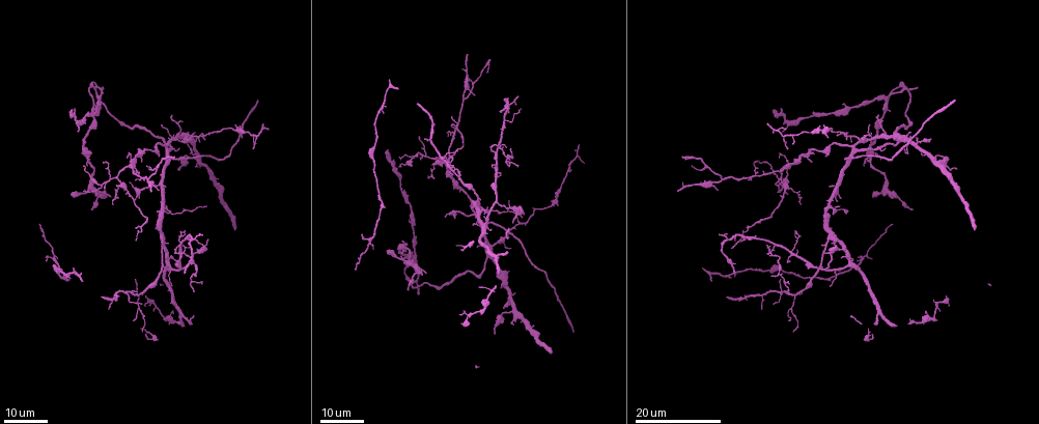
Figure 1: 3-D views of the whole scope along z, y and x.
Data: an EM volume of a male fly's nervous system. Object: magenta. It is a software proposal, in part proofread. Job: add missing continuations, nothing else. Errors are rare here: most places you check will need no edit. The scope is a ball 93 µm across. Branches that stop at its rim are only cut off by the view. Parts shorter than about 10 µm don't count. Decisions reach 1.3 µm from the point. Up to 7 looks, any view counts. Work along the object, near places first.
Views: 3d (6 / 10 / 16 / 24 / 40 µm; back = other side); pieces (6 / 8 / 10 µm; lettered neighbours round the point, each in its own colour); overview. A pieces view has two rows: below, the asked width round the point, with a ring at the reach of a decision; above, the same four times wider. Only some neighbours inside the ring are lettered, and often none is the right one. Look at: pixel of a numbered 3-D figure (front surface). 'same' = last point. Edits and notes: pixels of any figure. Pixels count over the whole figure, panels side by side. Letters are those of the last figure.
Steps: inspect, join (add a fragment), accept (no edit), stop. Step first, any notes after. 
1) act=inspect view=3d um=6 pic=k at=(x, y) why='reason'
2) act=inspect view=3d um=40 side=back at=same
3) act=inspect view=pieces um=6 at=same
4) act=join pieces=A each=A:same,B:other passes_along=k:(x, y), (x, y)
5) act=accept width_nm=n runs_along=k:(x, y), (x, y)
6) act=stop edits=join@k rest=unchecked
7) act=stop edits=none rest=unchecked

act=inspect view=3d um=24 pic=1 at=(910, 208)

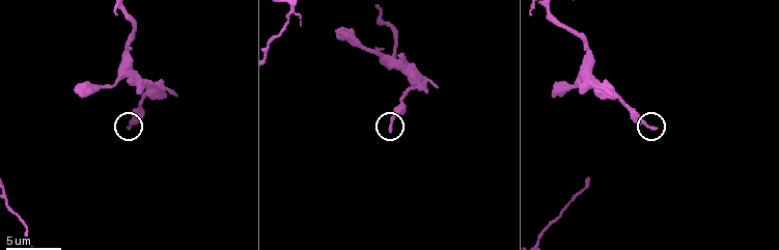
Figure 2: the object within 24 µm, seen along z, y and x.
act=inspect view=pieces um=10 pic=2 at=(128, 126) why='what lies round it'

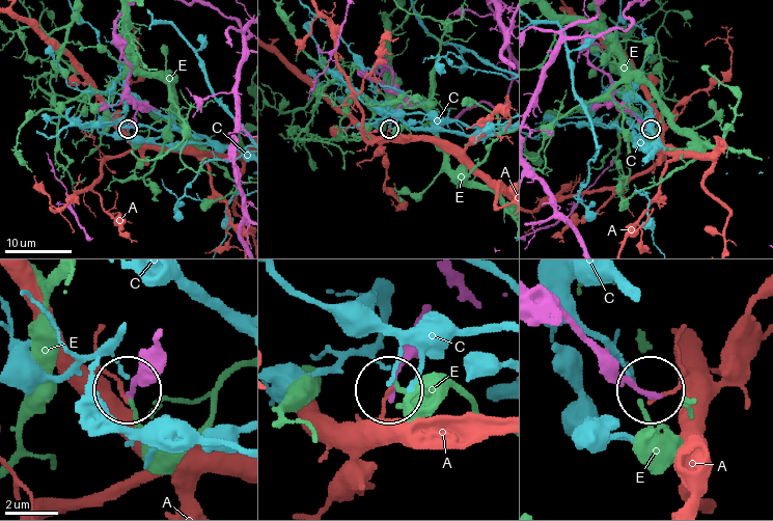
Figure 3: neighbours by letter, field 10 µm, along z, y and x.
act=accept width_nm=200 each=A:other,C:other,E:other runs_along=3:(540, 296), (644, 391) found='none of them fits'

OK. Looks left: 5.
act=inspect view=3d um=24 pic=1 at=(170, 117) why='thin end'

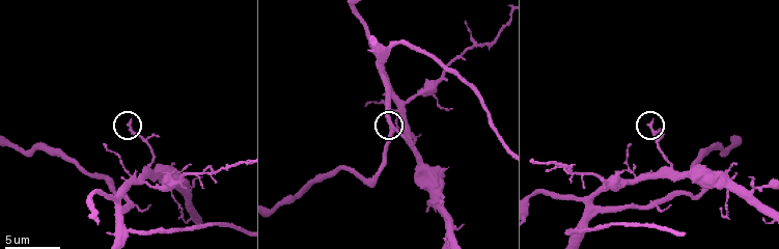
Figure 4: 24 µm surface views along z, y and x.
act=inspect view=pieces um=8 pic=4 at=(130, 122)

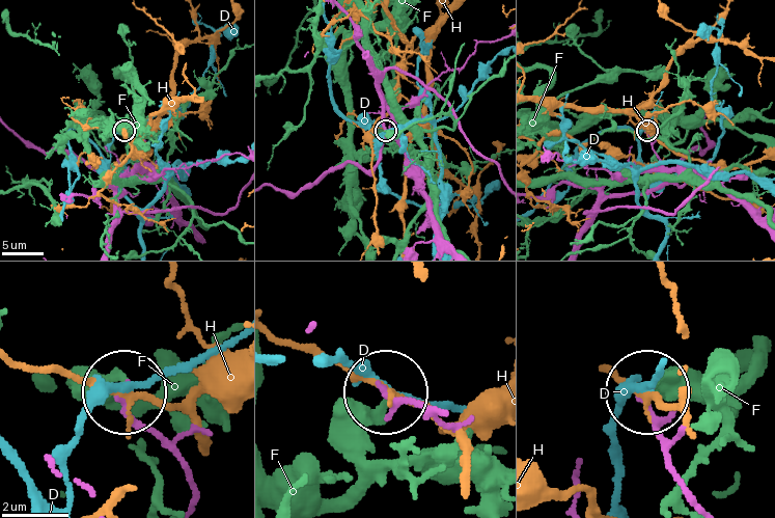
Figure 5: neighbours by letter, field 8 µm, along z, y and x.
act=accept each=D:other,F:other,H:other found='no lettered fragment goes on from it'

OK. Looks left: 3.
act=inspect view=3d um=16 pic=1 at=(514, 324) why='free end'

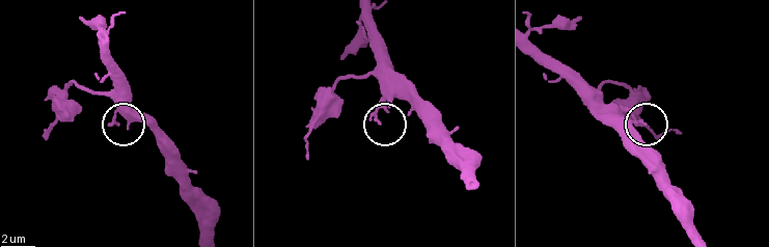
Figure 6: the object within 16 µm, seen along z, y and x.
act=inspect view=pieces um=6 pic=6 at=(640, 123)

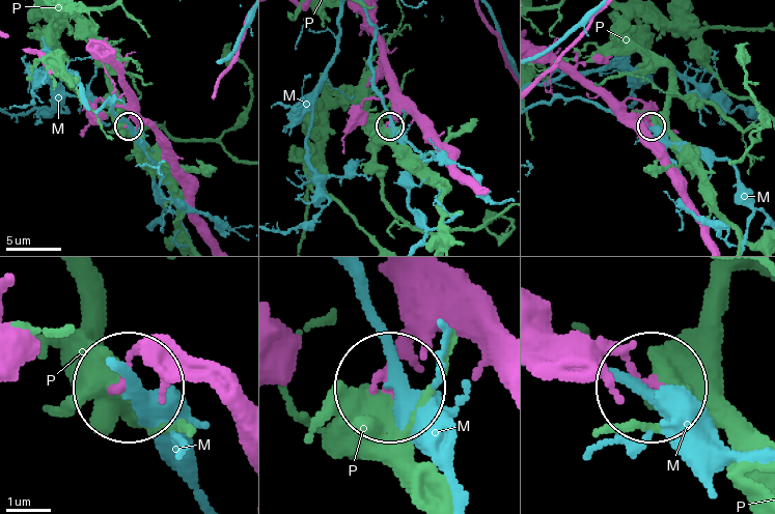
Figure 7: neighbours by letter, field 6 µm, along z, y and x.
act=accept width_nm=190 each=M:other,P:other runs_along=7:(394, 288), (387, 384) found='no lettered fragment goes on from it'

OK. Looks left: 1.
act=stop edits=none rest=unchecked

